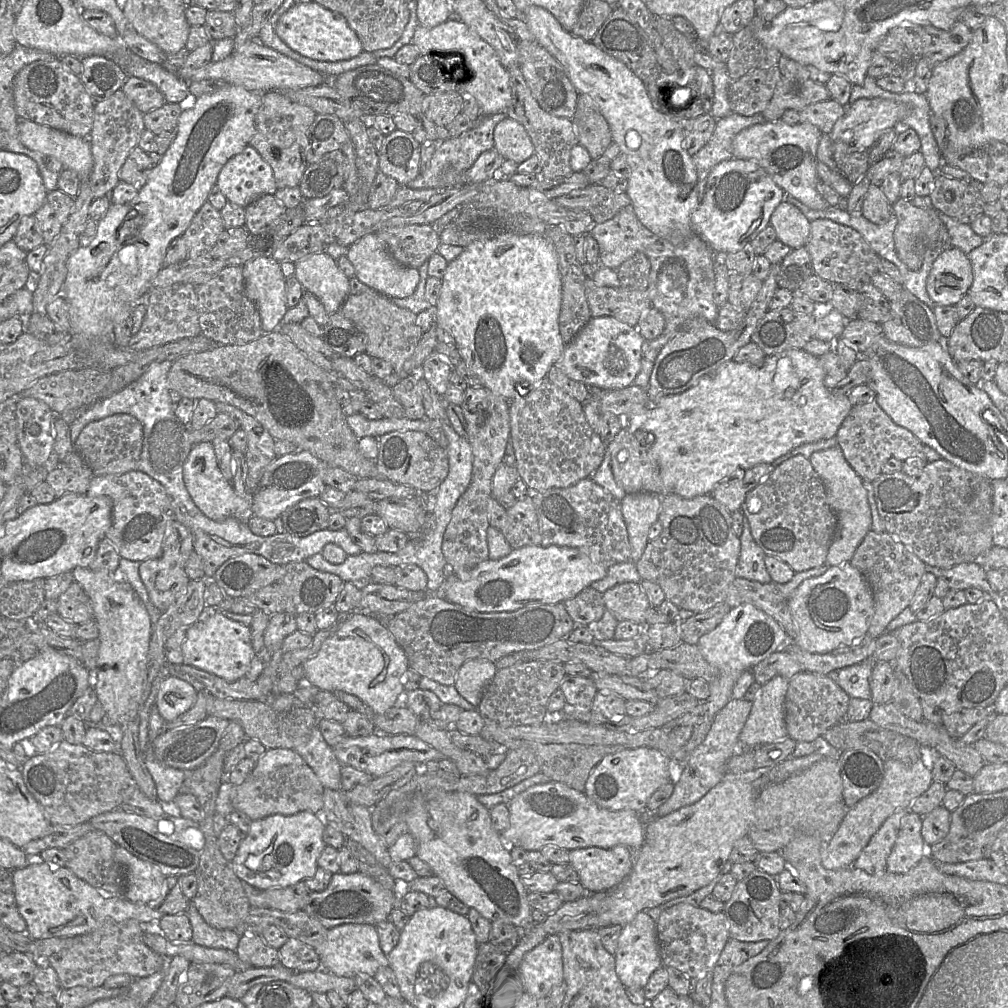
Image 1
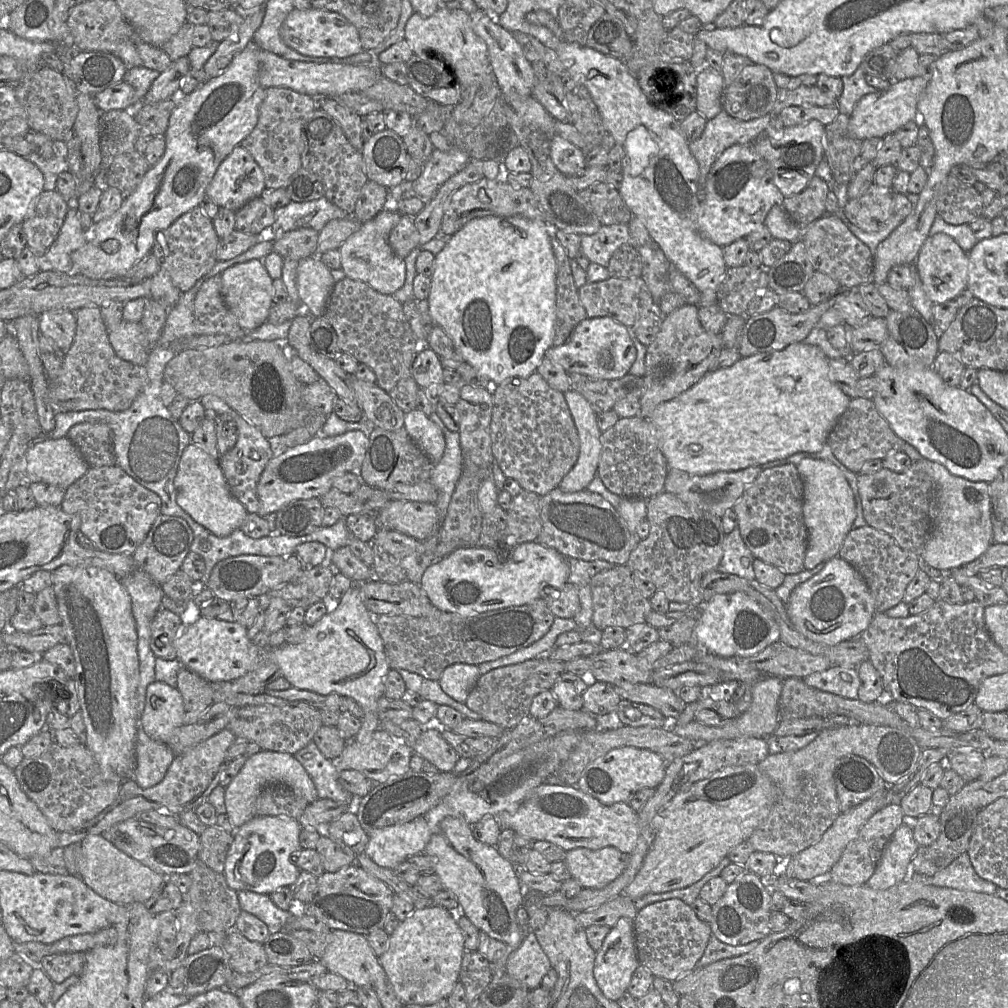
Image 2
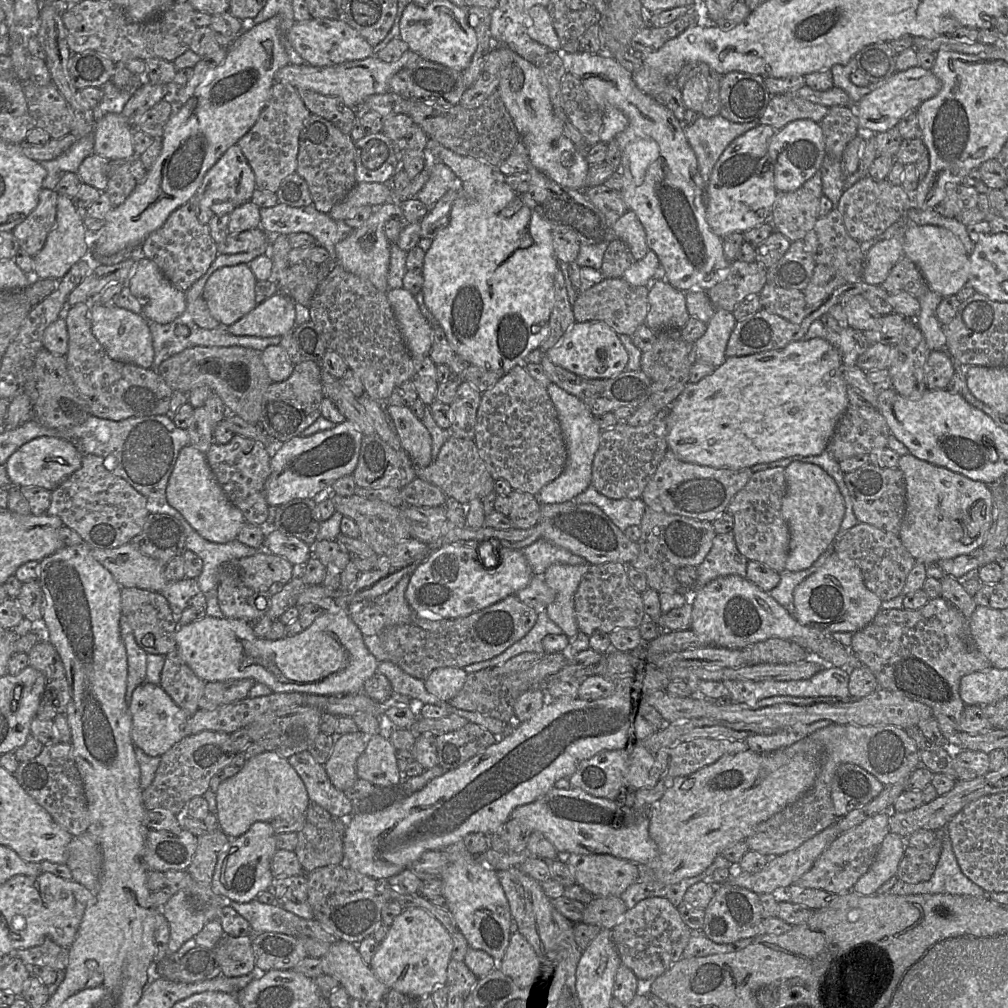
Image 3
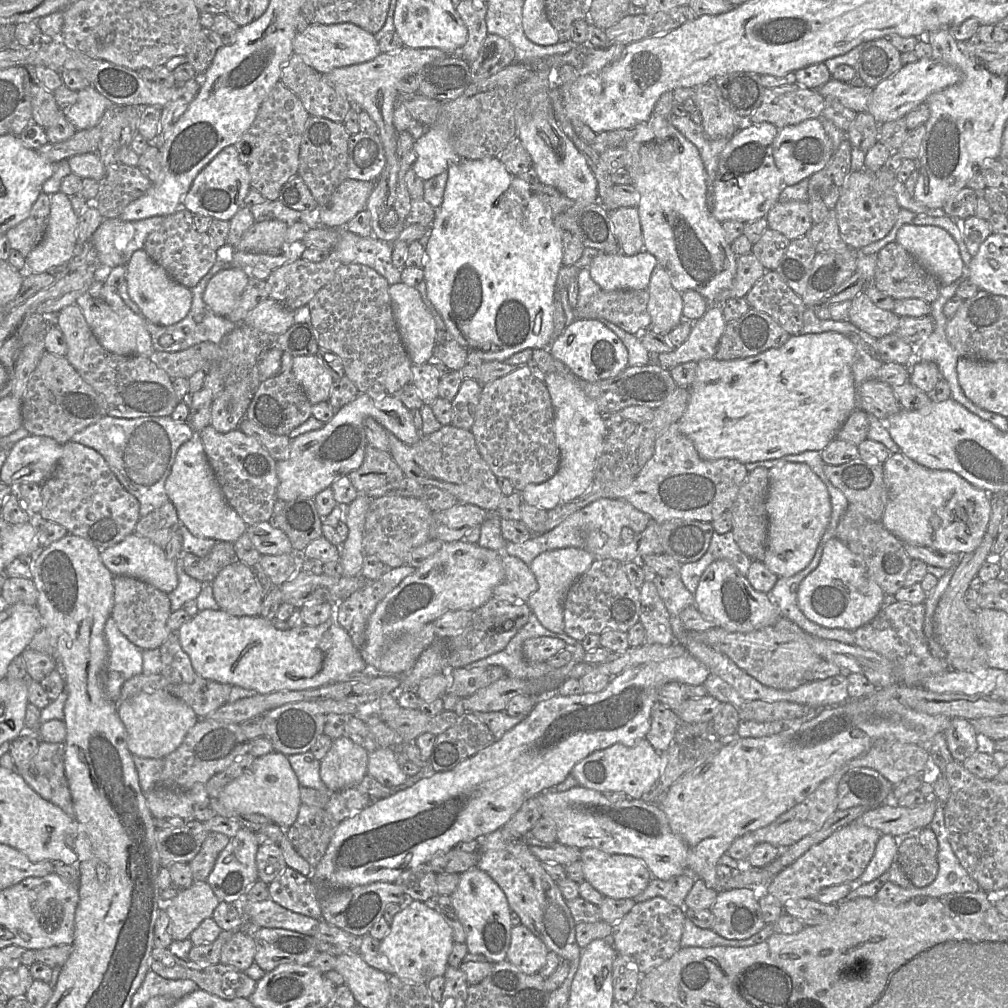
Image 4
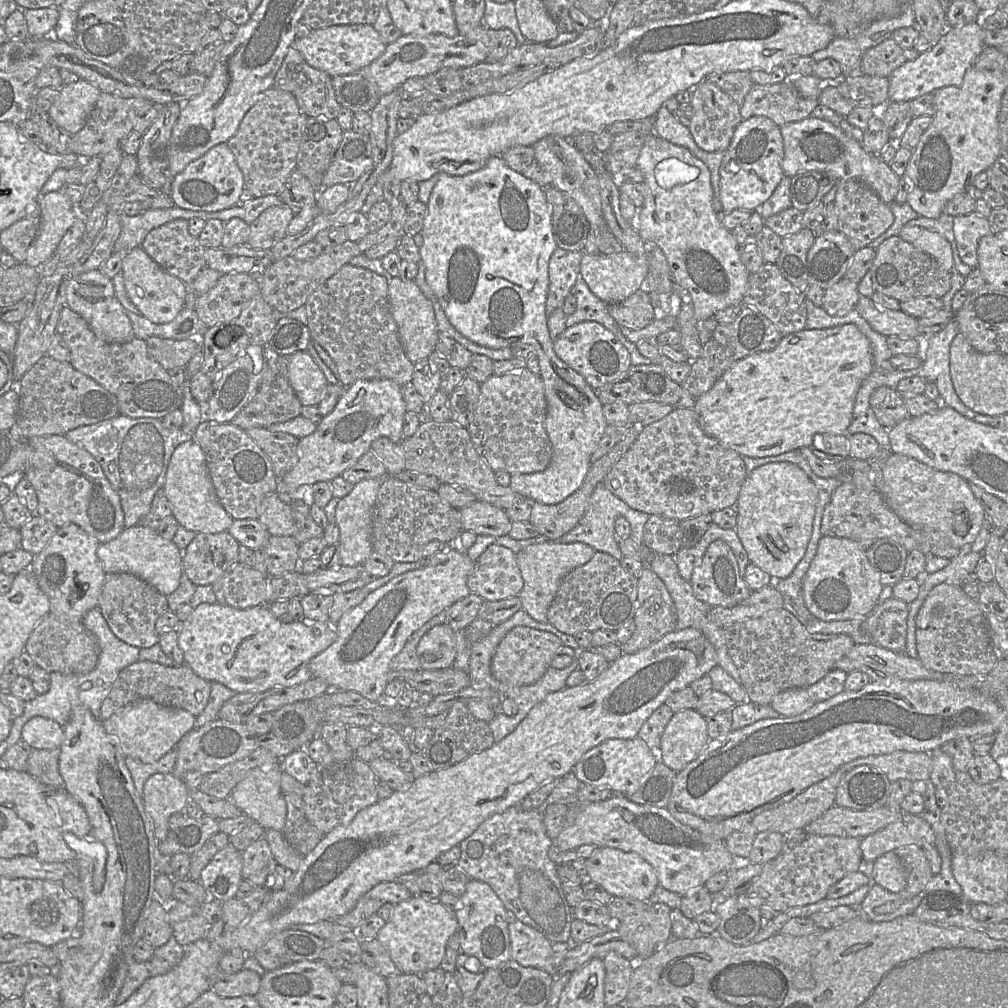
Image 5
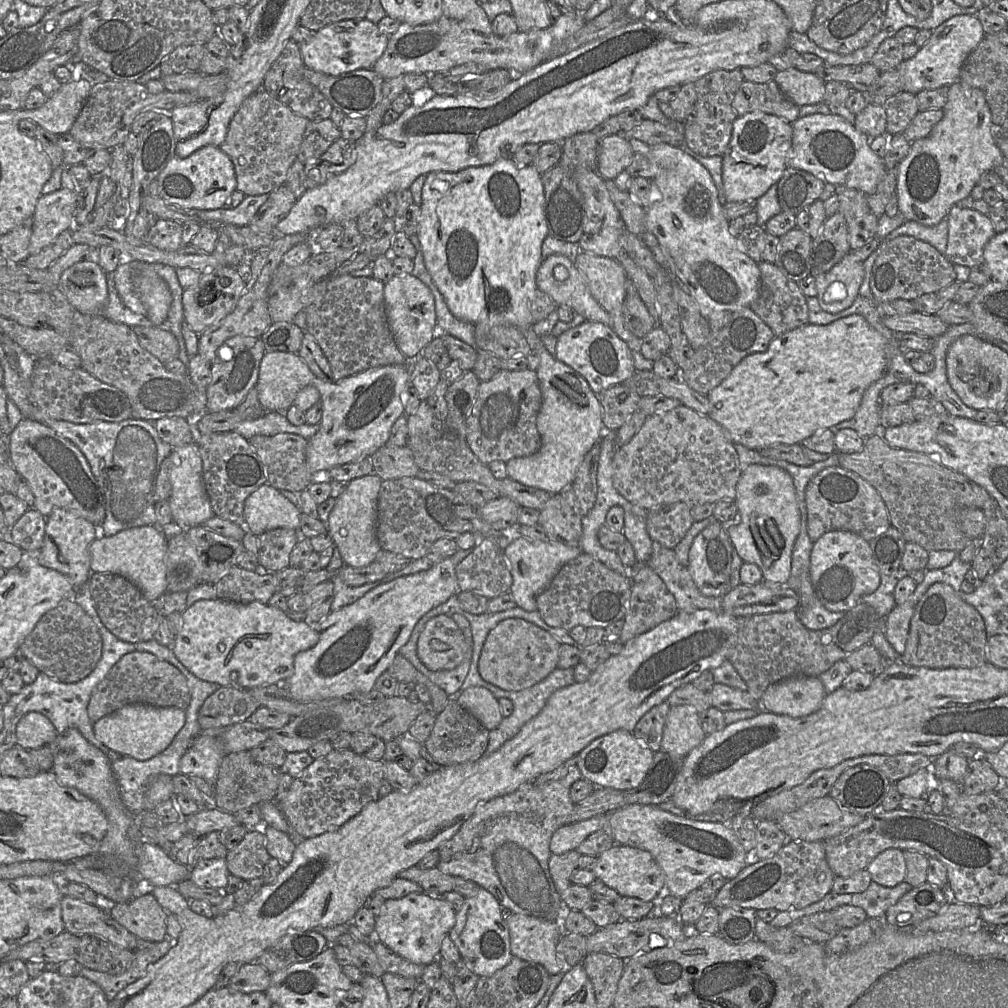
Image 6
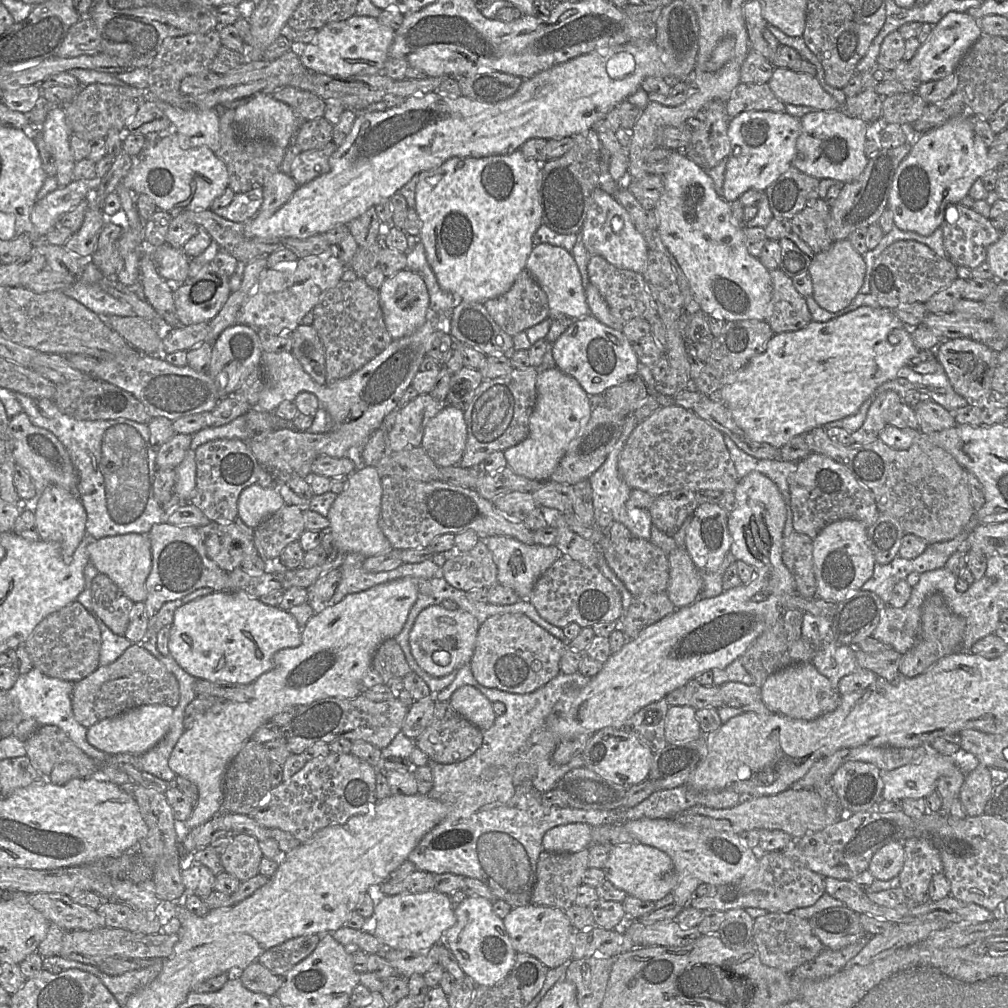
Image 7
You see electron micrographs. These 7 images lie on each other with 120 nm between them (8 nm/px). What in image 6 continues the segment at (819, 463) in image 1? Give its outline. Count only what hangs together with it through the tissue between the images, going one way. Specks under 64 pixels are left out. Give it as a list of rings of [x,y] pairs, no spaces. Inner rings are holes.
[[[753,464],[742,471],[735,503],[738,518],[727,525],[730,541],[742,560],[759,567],[762,582],[786,584],[792,551],[800,532],[800,511],[791,475],[778,467]]]

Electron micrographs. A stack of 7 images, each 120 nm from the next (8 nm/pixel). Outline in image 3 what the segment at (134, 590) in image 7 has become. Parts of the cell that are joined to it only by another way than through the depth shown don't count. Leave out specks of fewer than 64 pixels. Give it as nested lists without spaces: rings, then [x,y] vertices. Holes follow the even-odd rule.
[[[131,542],[117,548],[92,548],[92,556],[107,568],[121,587],[159,592],[167,584],[165,565],[140,552]]]

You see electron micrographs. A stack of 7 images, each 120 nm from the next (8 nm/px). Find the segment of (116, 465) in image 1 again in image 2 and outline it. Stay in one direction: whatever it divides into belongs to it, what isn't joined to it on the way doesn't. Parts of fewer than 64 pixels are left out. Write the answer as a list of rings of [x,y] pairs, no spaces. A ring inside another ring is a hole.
[[[84,422],[69,430],[67,437],[77,447],[90,467],[114,466],[113,432],[103,422]]]

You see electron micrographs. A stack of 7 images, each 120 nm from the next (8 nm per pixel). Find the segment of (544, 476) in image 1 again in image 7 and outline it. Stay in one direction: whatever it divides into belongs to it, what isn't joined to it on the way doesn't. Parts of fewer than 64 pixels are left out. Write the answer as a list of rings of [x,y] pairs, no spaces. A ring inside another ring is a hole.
[[[536,367],[513,369],[506,376],[481,382],[464,410],[467,441],[458,464],[462,468],[477,468],[495,451],[504,451],[523,441],[529,433],[529,417],[536,403]]]

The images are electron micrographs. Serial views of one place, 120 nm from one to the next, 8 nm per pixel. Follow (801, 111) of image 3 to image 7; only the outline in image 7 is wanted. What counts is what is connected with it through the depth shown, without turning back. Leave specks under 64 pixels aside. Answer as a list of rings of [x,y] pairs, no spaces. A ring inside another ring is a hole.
[[[739,83],[725,102],[729,118],[747,111],[785,112],[785,104],[770,89],[768,83]]]

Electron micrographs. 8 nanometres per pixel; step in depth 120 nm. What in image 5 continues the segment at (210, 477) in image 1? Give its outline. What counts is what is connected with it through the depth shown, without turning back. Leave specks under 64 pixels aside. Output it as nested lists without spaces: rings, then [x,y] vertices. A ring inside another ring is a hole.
[[[188,440],[176,447],[168,464],[163,488],[171,505],[172,515],[179,525],[197,534],[228,532],[234,519],[219,502],[203,450],[195,441]]]

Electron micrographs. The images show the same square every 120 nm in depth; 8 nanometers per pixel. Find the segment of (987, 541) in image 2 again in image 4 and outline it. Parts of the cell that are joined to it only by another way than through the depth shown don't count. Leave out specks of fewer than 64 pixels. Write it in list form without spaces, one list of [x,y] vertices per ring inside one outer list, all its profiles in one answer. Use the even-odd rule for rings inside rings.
[[[902,452],[893,453],[882,464],[888,499],[881,519],[882,525],[904,544],[929,547],[936,550],[966,554],[974,551],[986,534],[990,520],[990,495],[974,487],[957,473],[922,466]]]

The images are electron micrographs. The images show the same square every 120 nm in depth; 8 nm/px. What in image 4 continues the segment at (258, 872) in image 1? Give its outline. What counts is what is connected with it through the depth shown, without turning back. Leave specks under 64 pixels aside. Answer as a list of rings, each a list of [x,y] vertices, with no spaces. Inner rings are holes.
[[[242,827],[219,854],[207,878],[220,901],[238,905],[258,880],[255,832]]]

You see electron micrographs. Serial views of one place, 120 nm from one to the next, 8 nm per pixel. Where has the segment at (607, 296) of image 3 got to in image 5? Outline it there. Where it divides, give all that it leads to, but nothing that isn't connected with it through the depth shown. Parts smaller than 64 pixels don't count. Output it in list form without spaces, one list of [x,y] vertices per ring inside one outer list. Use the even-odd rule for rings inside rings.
[[[643,290],[636,291],[619,303],[607,305],[607,311],[619,327],[630,330],[640,330],[655,319],[650,296]]]

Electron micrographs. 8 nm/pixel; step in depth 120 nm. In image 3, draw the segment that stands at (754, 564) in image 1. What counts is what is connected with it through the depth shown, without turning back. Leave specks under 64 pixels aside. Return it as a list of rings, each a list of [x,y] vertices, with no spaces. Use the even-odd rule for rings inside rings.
[[[733,531],[726,534],[716,534],[713,545],[704,561],[696,567],[697,580],[695,586],[690,591],[693,596],[696,595],[699,589],[718,577],[724,577],[728,575],[737,575],[745,578],[747,572],[748,559],[743,556],[736,547]]]

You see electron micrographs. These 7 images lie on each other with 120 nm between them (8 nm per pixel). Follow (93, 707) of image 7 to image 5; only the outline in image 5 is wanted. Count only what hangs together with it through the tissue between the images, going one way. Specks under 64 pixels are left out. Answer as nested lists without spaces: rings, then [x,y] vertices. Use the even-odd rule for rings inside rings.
[[[137,661],[124,668],[100,708],[102,721],[116,711],[139,699],[151,699],[166,706],[184,709],[194,717],[200,715],[210,698],[211,682],[199,677],[189,666],[165,666],[151,661]]]

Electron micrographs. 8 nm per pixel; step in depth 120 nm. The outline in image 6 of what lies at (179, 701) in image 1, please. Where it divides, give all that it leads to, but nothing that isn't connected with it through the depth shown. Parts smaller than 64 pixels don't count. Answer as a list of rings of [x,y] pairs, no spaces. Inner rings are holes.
[[[130,704],[93,723],[93,731],[96,739],[110,750],[144,761],[164,751],[184,726],[185,721],[186,712],[183,709]]]

